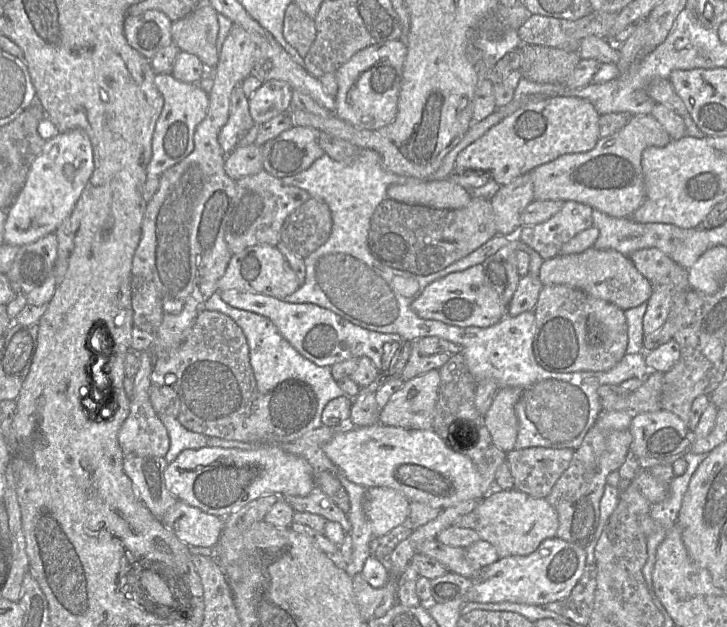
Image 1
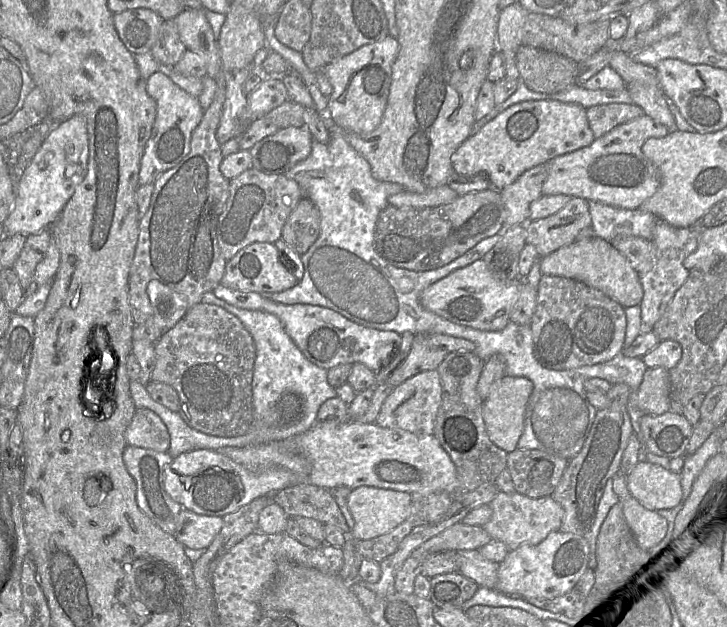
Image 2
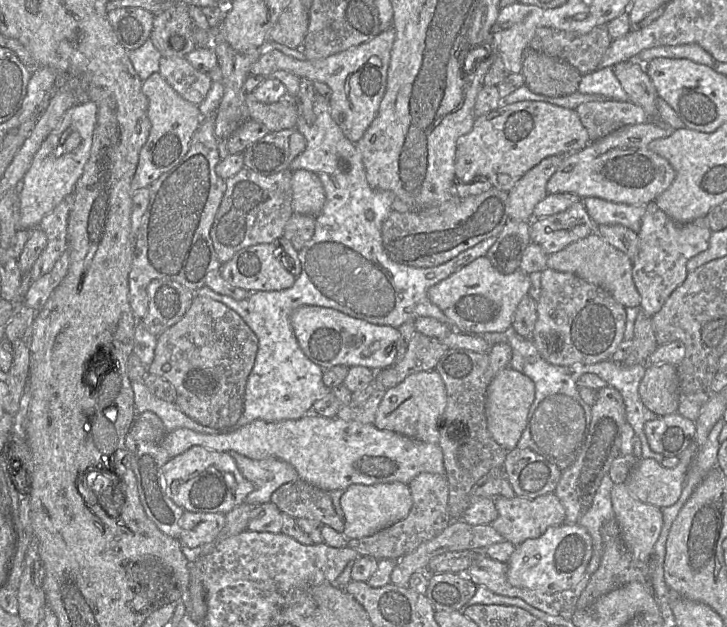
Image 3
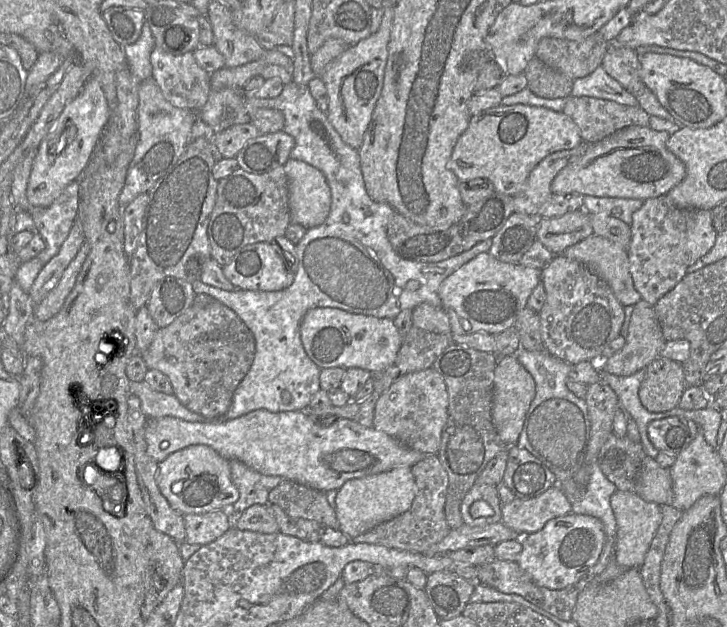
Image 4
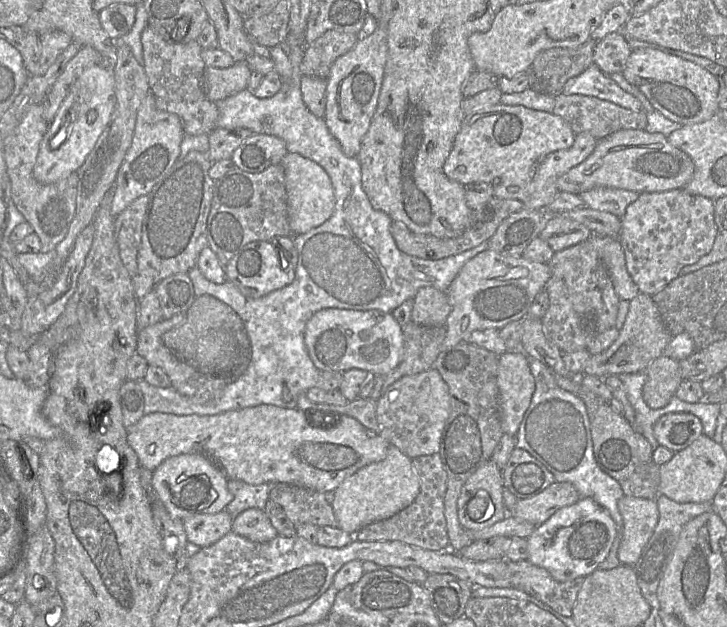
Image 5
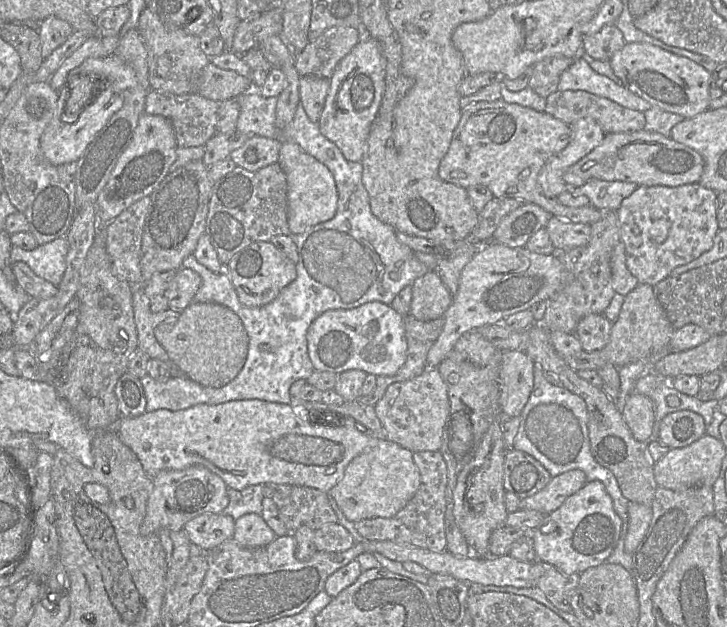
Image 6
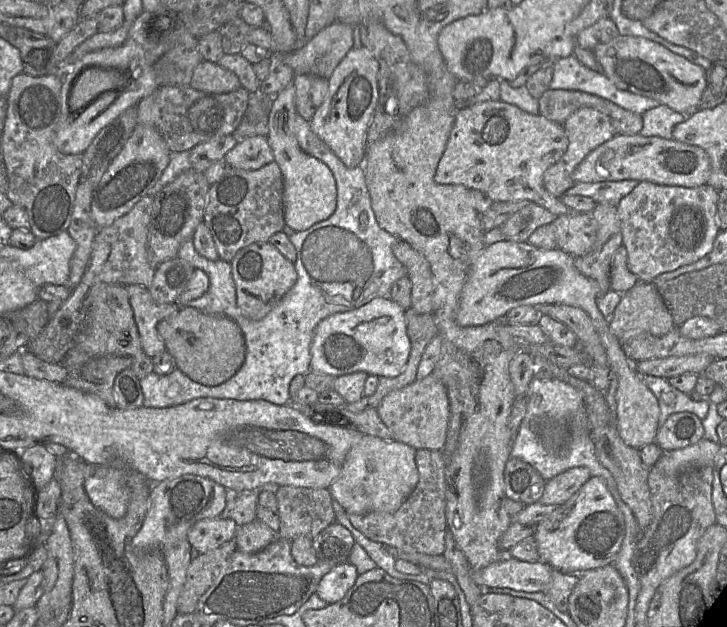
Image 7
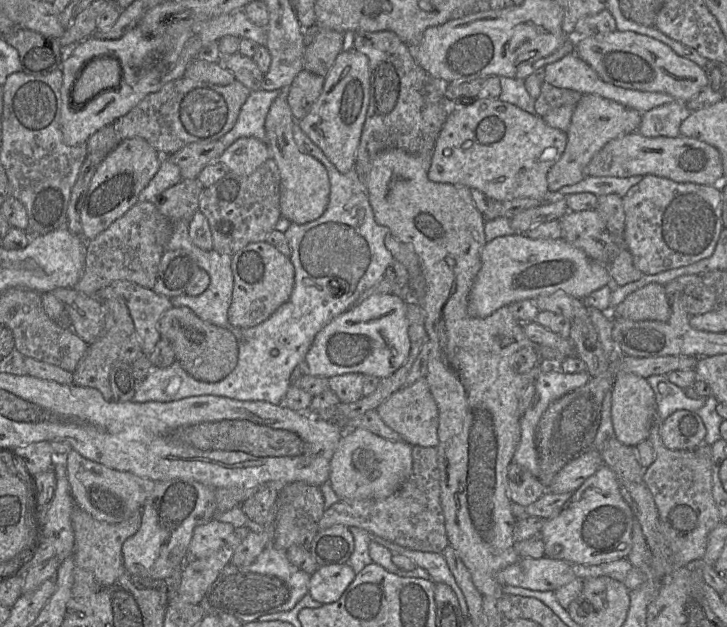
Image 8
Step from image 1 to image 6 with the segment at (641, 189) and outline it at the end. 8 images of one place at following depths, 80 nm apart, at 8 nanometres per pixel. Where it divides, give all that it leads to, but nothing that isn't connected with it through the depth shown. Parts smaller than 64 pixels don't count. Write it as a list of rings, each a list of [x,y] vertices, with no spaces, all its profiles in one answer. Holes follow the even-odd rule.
[[[640,130],[606,134],[600,145],[564,173],[563,180],[569,189],[591,179],[676,187],[698,183],[703,170],[704,159],[694,149],[660,133]]]

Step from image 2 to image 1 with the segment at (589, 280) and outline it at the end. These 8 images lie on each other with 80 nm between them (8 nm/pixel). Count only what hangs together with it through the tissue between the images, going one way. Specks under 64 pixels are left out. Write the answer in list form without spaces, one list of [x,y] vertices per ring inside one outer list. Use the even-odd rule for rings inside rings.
[[[594,247],[580,254],[557,255],[541,265],[539,279],[543,286],[564,284],[610,302],[623,311],[646,303],[653,285],[636,269],[628,256],[615,250]]]

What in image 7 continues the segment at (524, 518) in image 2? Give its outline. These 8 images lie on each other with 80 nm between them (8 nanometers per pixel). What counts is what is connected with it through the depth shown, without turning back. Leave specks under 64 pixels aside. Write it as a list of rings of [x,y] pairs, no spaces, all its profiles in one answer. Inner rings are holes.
[[[576,466],[549,479],[539,501],[545,505],[561,506],[591,477],[588,468]]]

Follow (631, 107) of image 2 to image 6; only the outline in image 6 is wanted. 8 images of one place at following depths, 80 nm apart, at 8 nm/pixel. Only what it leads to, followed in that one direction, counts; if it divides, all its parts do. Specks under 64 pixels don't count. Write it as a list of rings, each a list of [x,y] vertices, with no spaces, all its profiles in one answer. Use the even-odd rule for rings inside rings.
[[[556,91],[546,97],[545,113],[572,125],[583,118],[595,120],[606,134],[633,132],[644,130],[645,115],[643,112],[623,107],[607,98],[591,94],[586,91]]]

